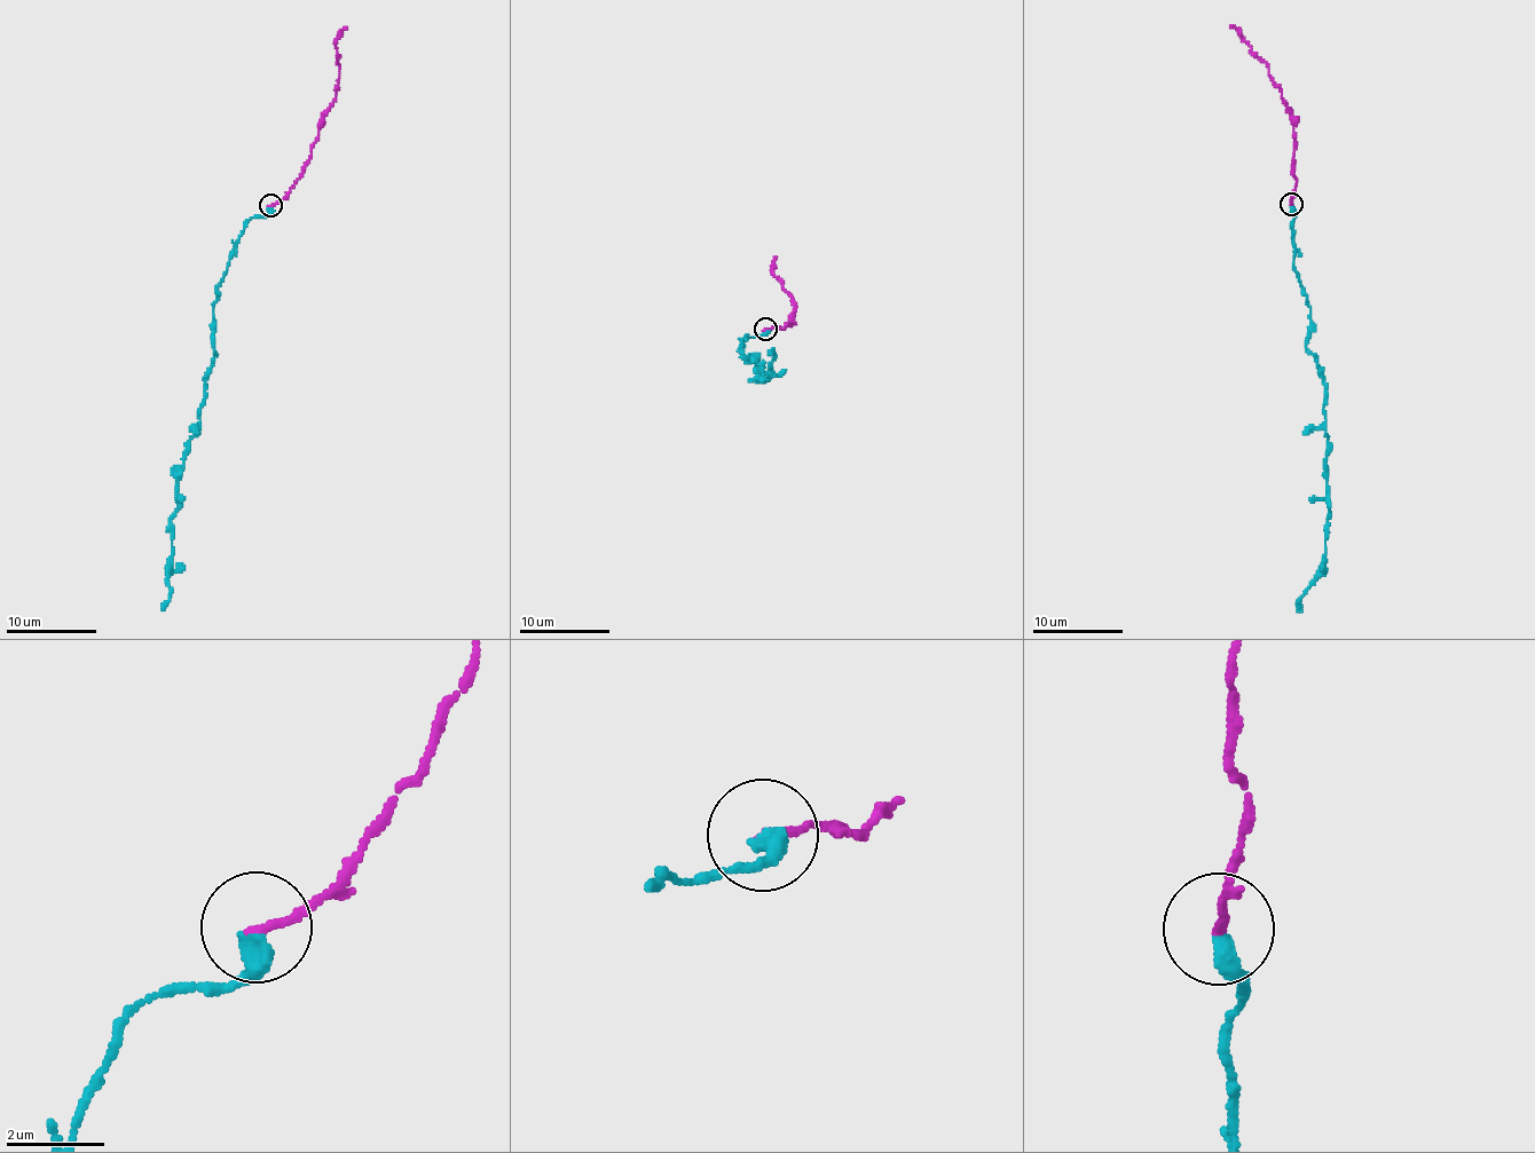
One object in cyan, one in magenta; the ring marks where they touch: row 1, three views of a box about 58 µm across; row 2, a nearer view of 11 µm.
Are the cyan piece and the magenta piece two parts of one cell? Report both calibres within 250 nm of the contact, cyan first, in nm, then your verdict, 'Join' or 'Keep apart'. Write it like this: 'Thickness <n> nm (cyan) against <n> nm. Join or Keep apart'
Thickness 400 nm (cyan) against 170 nm. Keep apart

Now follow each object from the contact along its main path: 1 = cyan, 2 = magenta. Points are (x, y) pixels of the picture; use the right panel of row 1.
1: (1290, 205), (1293, 265), (1311, 308), (1306, 347), (1324, 386), (1329, 511), (1325, 573), (1300, 598), (1297, 611)
2: (1290, 205), (1297, 181), (1292, 112), (1268, 66), (1230, 25)

